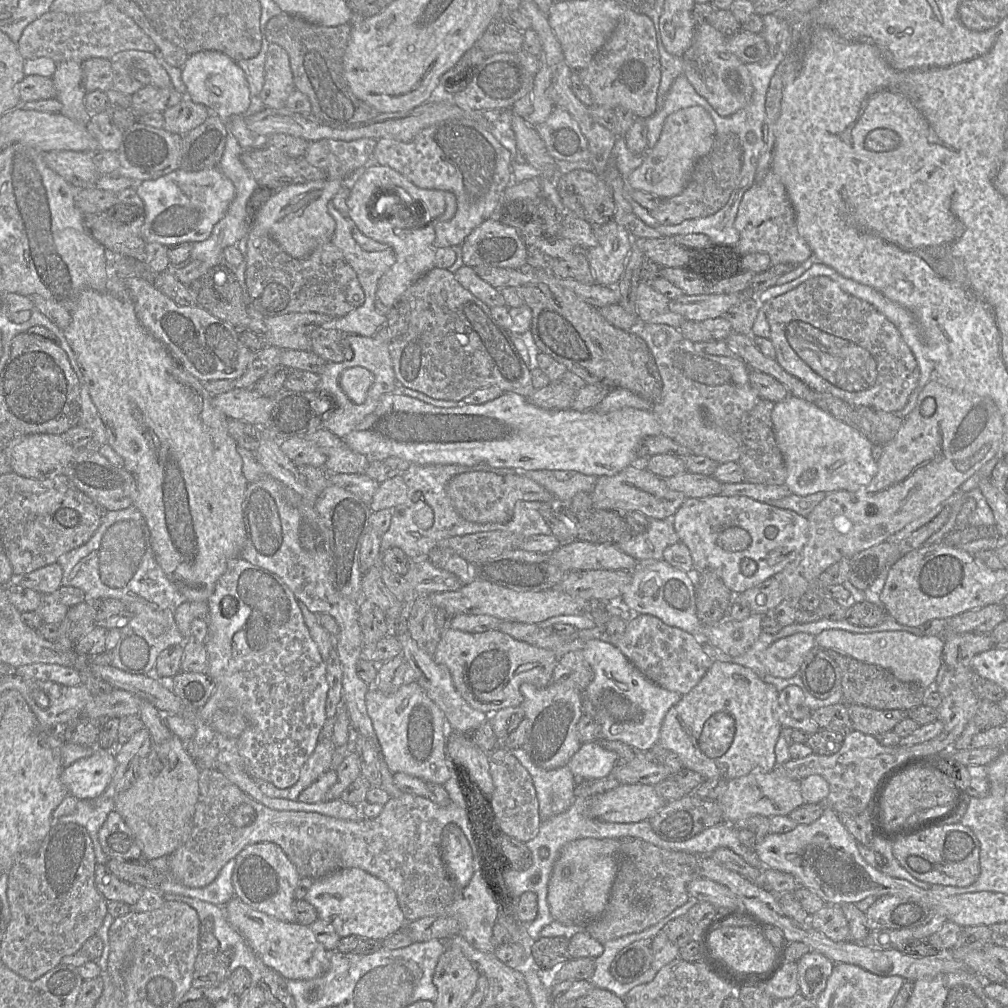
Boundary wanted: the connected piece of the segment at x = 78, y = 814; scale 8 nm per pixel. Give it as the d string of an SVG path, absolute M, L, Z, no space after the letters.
M114 799L77 800L76 811L73 814L61 816L56 821L60 823L74 822L83 826L91 837L96 862L106 864L110 857L102 850L98 840L98 832L106 821L108 814L114 809Z

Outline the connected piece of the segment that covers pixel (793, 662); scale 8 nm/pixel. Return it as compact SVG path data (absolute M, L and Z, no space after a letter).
M796 633L770 645L760 655L760 661L768 674L791 678L799 673L805 656L815 645L815 636Z

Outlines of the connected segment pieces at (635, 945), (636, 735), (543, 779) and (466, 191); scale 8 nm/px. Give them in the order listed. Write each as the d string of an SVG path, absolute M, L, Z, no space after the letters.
M652 939L635 941L616 955L611 963L610 972L618 982L627 984L650 969L652 961Z
M605 638L588 640L582 649L593 670L593 679L582 697L590 700L601 725L602 739L621 741L637 752L647 752L659 742L660 729L669 709L682 695L664 689L646 678L622 652Z
M523 747L511 750L532 778L539 801L541 822L566 811L573 803L579 782L568 765L546 770L537 766Z
M448 119L421 130L409 142L391 138L376 140L373 153L375 163L393 168L420 188L445 190L455 194L457 200L455 215L448 221L435 224L436 249L461 245L484 221L499 216L503 193L513 183L514 154L508 143L497 139L491 131L477 122L468 119Z

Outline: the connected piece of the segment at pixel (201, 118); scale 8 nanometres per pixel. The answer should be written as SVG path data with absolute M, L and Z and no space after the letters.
M188 97L163 112L163 128L169 132L184 135L201 125L210 115L209 109L203 104L195 103Z

